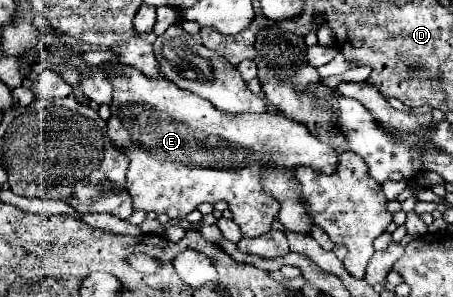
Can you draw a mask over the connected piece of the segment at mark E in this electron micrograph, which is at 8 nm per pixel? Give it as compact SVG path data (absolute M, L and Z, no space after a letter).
M111 62L111 65L117 67L117 75L107 75L115 87L111 119L107 121L107 137L111 139L113 147L125 149L123 153L129 159L125 189L133 199L135 211L153 211L157 215L165 213L171 219L183 219L187 213L197 209L199 203L227 201L233 221L239 225L243 237L259 237L271 229L275 213L279 211L279 205L275 205L275 201L271 201L271 197L267 197L259 185L263 149L267 149L267 153L275 153L275 161L279 161L279 165L307 165L319 173L335 173L337 169L335 149L315 139L303 123L273 113L263 113L263 117L227 117L227 113L219 113L207 99L191 91L183 91L171 81L147 77L141 71L121 63Z

